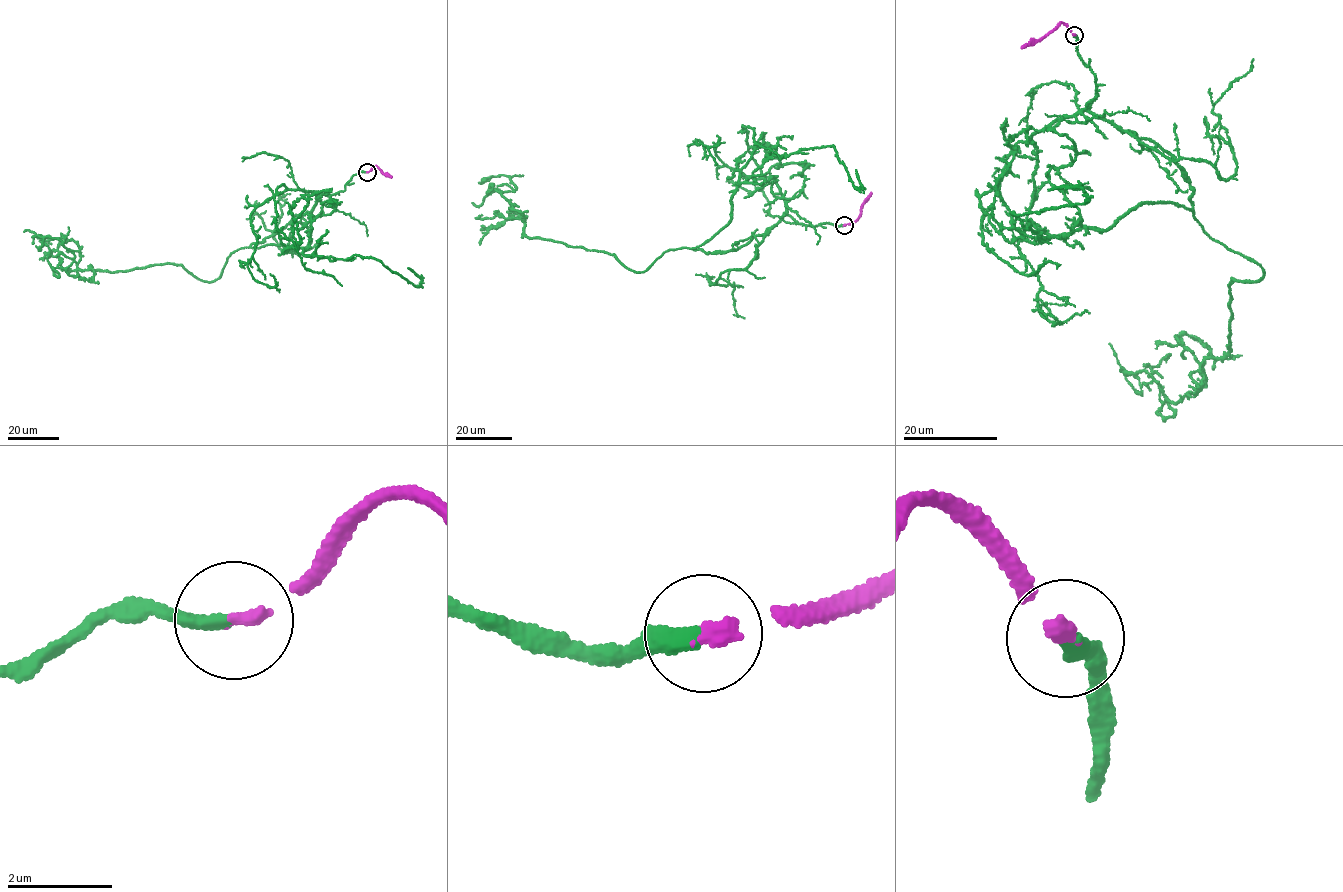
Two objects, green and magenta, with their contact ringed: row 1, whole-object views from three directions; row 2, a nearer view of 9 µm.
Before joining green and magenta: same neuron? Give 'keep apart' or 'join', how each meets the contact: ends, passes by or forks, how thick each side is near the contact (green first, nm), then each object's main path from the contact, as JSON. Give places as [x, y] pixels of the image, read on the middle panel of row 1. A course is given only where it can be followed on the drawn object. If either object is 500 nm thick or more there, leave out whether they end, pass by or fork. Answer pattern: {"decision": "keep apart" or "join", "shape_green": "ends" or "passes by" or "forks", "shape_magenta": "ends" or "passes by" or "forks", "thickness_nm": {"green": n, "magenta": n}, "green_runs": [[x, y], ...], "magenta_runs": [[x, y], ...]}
{"decision": "join", "shape_green": "ends", "shape_magenta": "ends", "thickness_nm": {"green": 280, "magenta": 280}, "green_runs": [[844, 225], [785, 214], [736, 249], [672, 249], [634, 272], [613, 255], [530, 238], [493, 185], [472, 202]], "magenta_runs": [[844, 225], [856, 221], [871, 192]]}

